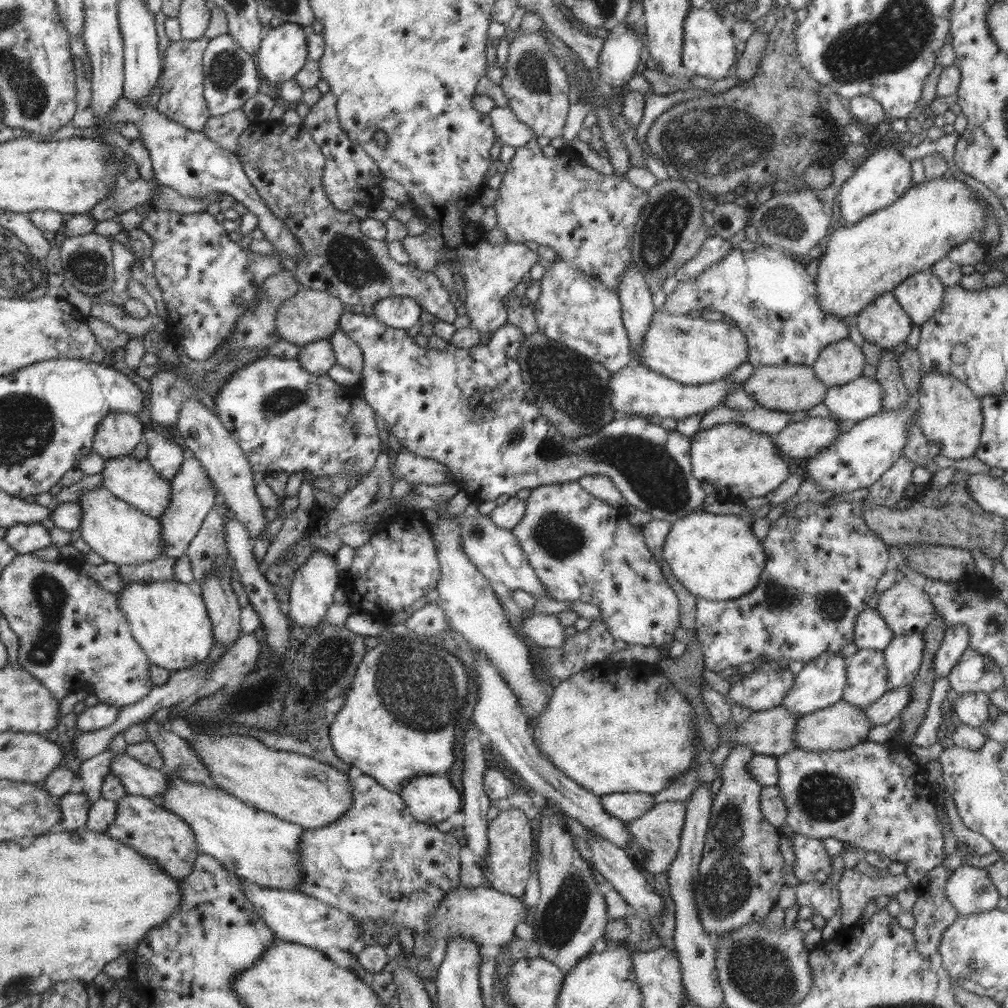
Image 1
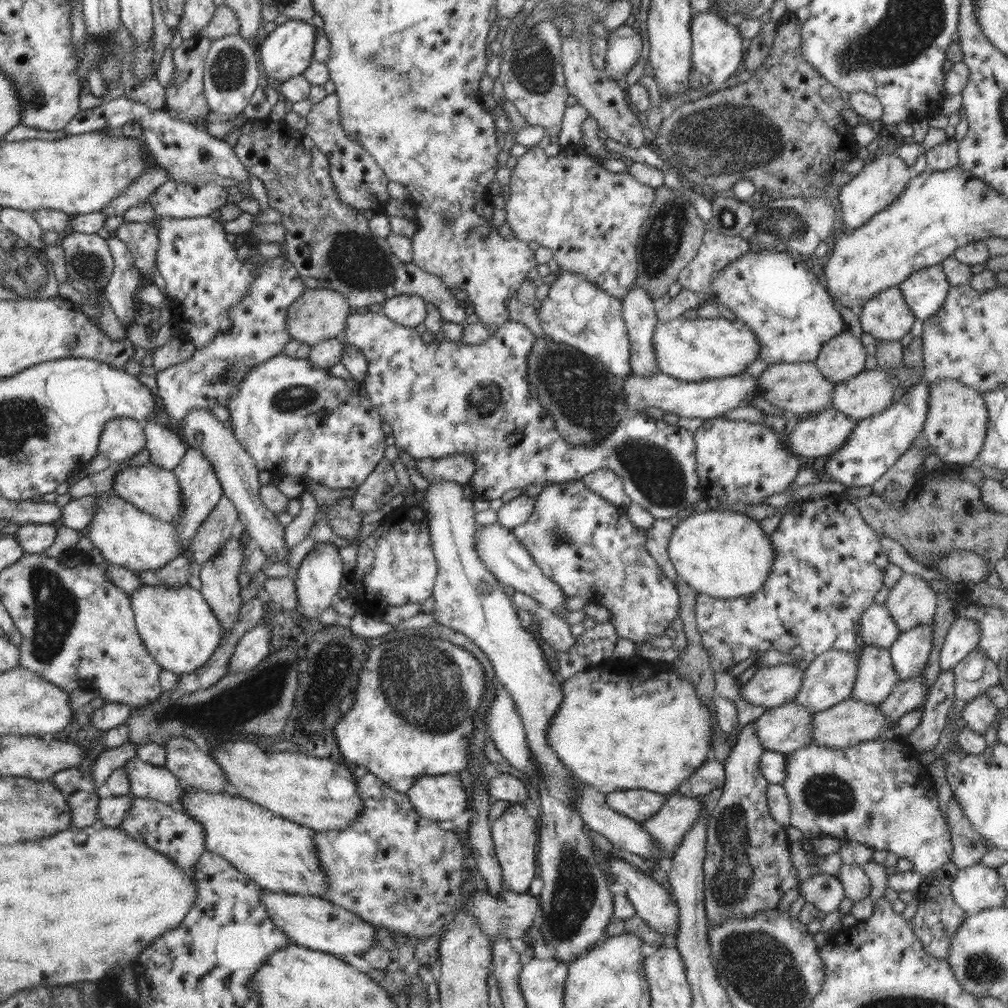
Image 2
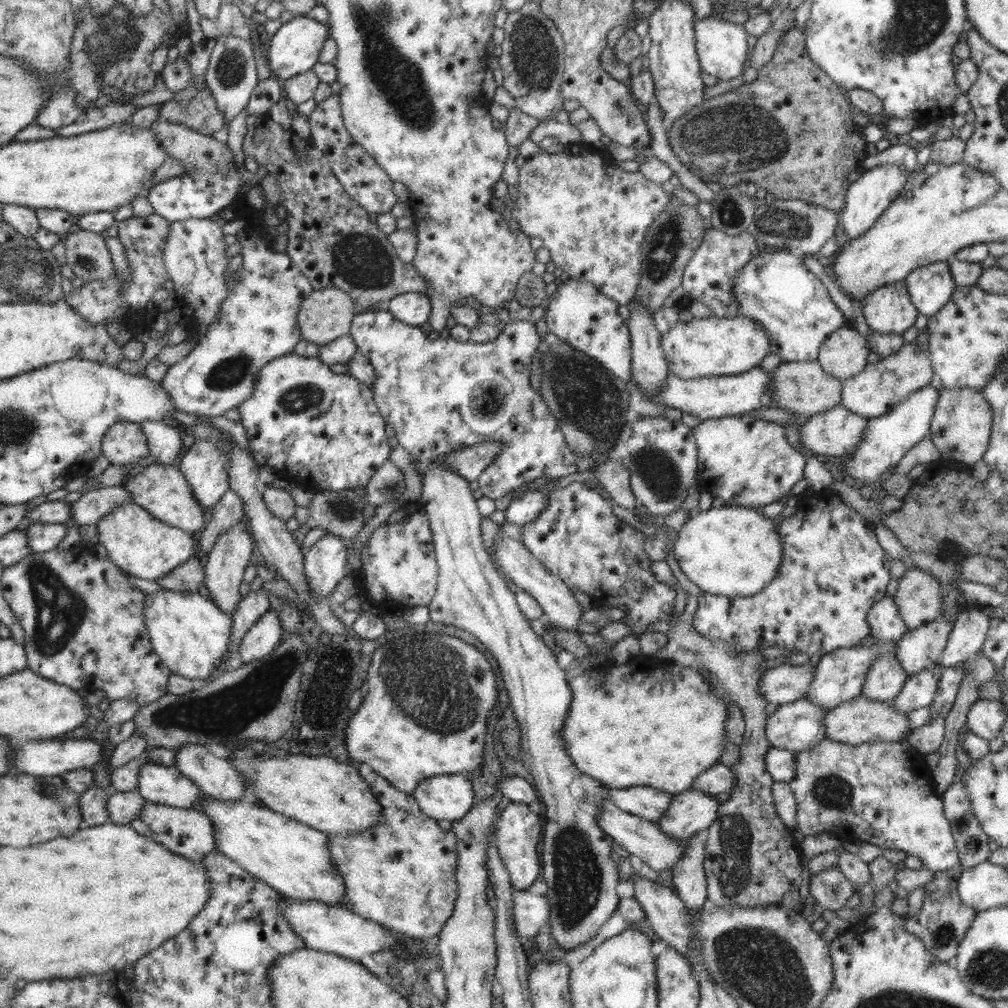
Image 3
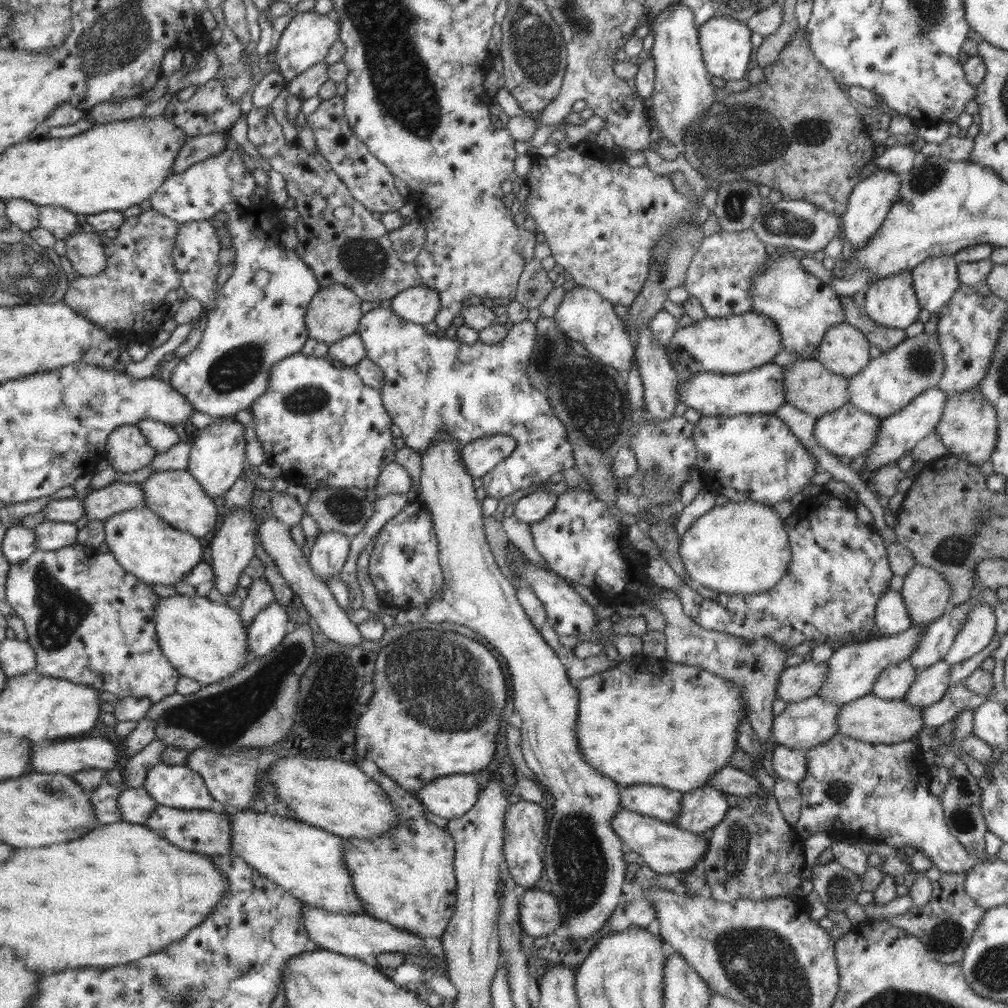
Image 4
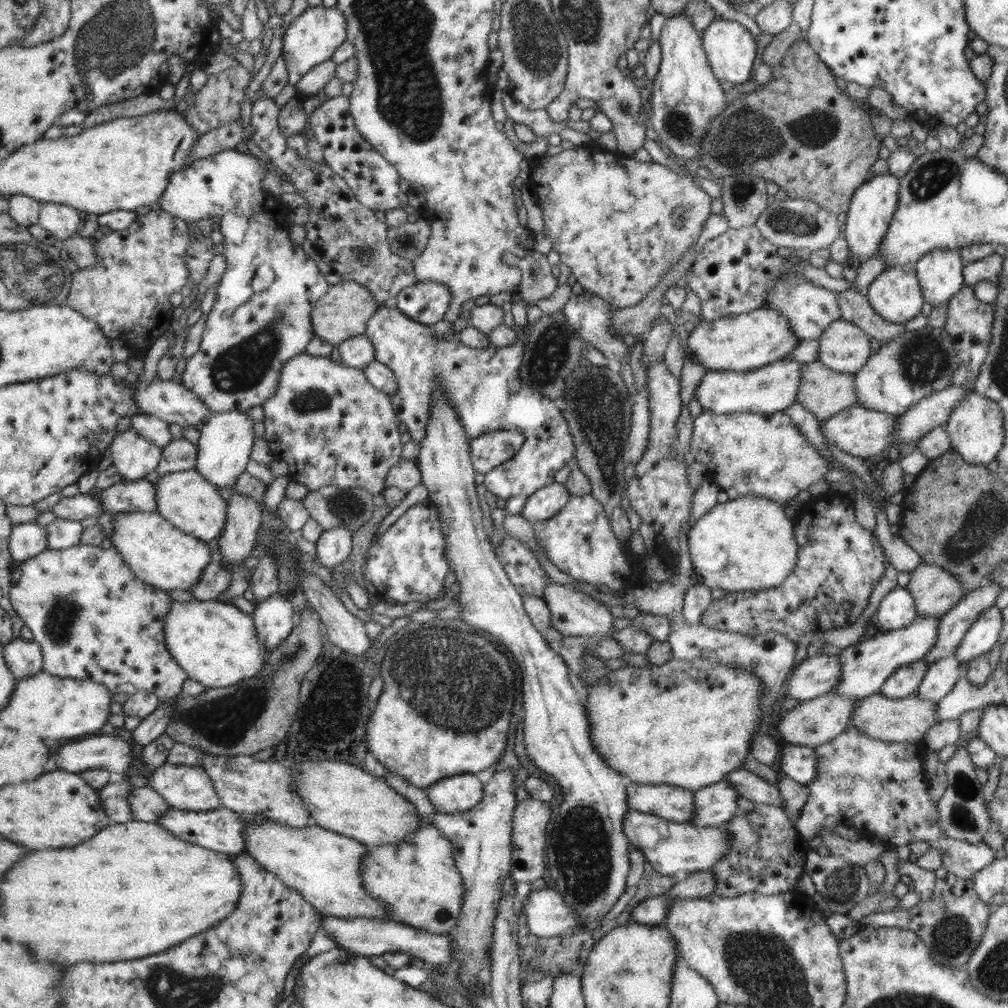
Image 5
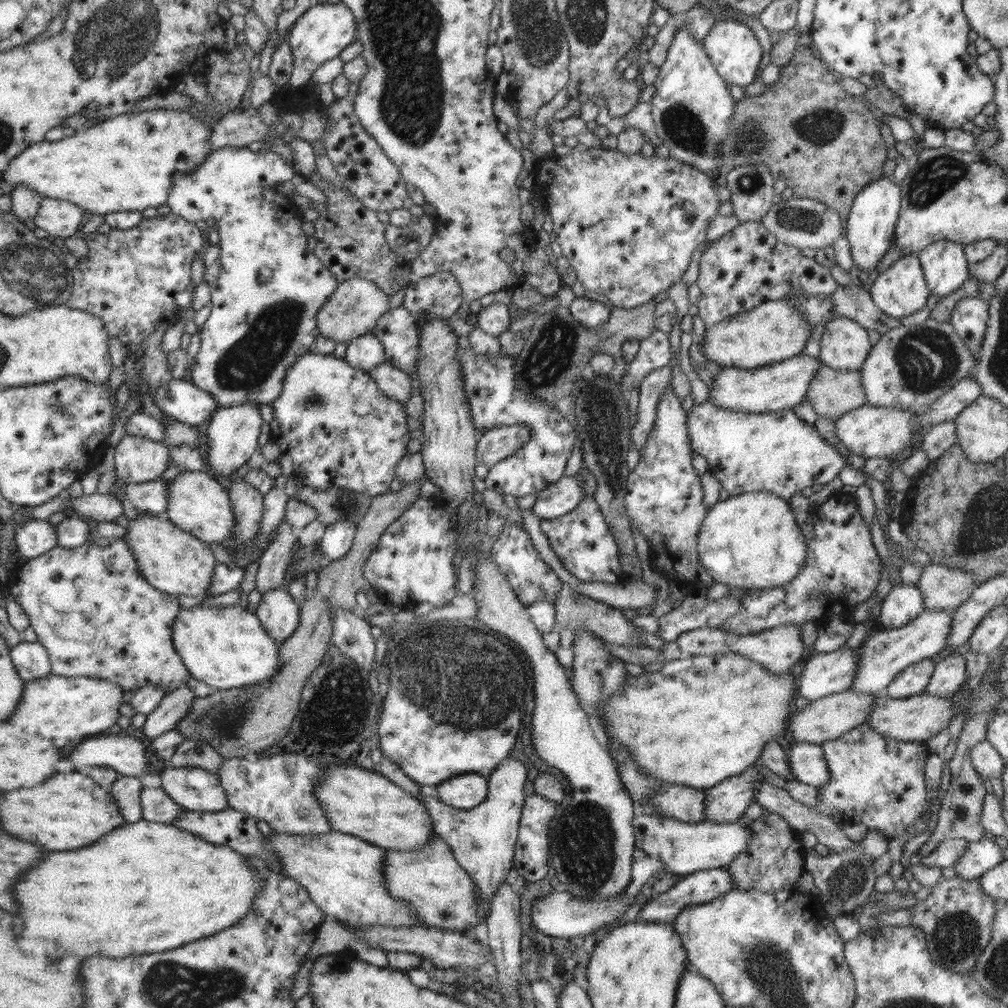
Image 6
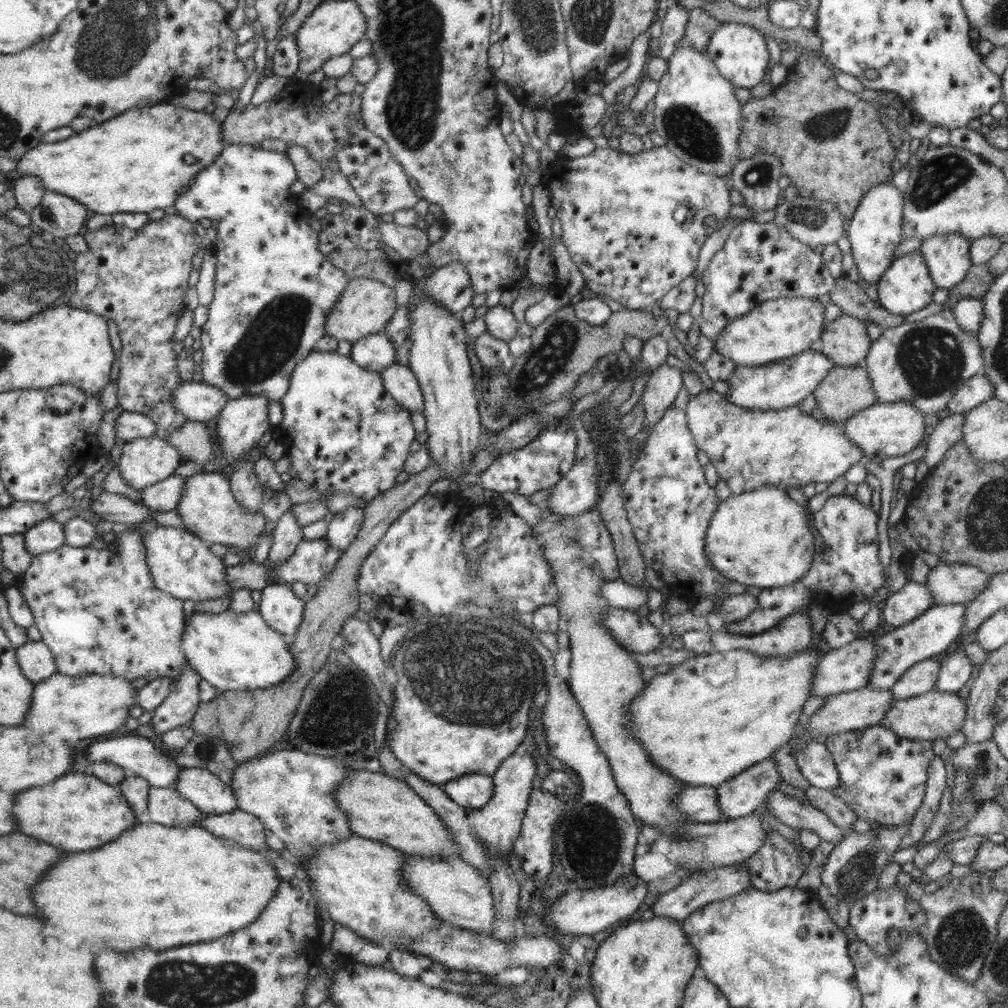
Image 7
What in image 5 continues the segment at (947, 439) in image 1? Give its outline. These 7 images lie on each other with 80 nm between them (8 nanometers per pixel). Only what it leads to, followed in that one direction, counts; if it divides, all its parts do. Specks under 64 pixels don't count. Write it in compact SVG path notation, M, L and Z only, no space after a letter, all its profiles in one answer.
M972 391L965 394L950 413L944 427L950 437L951 449L955 450L969 463L988 465L999 454L1004 444L1005 428L1003 414L998 402L986 399L984 396Z

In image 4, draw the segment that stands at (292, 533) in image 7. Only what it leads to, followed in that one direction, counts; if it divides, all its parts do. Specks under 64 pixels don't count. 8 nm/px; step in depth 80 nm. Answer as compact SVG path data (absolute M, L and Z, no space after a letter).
M259 574L259 577L257 579L254 579L251 586L248 590L248 596L244 598L242 608L238 610L238 615L240 615L240 619L242 619L242 623L246 625L246 627L250 627L250 624L252 624L252 621L254 621L254 618L258 613L262 612L264 608L266 608L266 605L270 605L272 601L275 600L275 596L272 591L272 587L266 580L265 576L263 574Z

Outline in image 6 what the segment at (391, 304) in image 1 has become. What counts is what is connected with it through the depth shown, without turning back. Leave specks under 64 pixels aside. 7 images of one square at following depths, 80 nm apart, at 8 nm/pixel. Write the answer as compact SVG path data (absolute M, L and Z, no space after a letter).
M451 272L415 278L405 286L403 307L417 316L453 318L462 304L461 288Z

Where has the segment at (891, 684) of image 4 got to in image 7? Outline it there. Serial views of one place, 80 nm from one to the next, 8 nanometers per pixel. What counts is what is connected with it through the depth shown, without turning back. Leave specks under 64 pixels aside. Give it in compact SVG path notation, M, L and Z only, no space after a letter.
M924 660L910 666L902 676L891 686L896 699L912 698L935 688L938 680L940 663L934 660Z

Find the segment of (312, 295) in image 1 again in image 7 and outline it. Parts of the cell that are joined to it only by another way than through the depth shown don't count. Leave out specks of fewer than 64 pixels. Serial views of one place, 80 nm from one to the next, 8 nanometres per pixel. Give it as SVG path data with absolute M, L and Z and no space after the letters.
M371 278L350 279L335 307L329 312L325 322L325 334L339 341L348 340L353 343L359 338L382 332L397 308L394 288Z

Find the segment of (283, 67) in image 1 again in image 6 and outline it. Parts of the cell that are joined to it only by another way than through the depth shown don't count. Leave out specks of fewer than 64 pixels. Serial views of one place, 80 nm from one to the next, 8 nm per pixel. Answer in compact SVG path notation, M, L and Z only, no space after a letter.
M342 2L312 3L291 27L286 37L290 45L293 69L289 84L295 87L304 87L311 78L311 74L321 65L339 56L348 44L355 40L356 19L350 9Z

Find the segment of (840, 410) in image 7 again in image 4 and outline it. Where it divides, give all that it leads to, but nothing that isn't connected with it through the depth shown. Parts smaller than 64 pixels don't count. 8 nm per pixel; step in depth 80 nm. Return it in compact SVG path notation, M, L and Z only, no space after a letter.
M802 359L783 368L785 404L791 404L816 419L849 402L848 378L830 372L814 359Z

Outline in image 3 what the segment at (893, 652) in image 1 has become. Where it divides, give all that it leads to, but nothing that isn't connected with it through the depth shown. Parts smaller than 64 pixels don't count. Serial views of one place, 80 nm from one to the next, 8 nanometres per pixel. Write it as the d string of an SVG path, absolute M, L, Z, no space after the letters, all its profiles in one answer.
M940 616L934 622L906 632L899 638L895 658L908 676L932 669L936 662L940 662L954 624L956 620L946 621Z

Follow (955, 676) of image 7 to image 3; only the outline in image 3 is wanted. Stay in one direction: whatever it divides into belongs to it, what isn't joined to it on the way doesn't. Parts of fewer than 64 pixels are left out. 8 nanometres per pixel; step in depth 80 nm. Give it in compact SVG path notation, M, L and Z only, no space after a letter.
M933 666L909 676L900 692L889 702L898 712L909 713L911 710L929 706L935 699L942 666Z

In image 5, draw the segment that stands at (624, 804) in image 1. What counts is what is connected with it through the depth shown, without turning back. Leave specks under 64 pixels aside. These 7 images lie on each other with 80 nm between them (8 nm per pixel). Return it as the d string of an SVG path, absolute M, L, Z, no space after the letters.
M627 781L628 806L676 822L688 822L694 814L694 790L666 784Z

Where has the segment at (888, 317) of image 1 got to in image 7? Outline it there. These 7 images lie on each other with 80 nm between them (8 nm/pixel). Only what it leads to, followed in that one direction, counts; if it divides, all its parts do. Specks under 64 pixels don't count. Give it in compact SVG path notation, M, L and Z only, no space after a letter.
M920 250L901 255L892 261L892 264L880 277L877 282L878 300L888 312L908 315L922 310L922 308L933 302L932 295L937 288L931 279L925 260Z

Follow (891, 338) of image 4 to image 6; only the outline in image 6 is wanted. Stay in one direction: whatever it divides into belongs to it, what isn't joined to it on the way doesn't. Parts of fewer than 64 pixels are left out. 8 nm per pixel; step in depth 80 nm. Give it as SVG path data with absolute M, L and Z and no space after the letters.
M838 285L829 297L835 304L836 316L851 318L866 330L876 330L882 335L884 332L888 332L888 329L895 329L901 325L900 319L884 314L874 304L871 294L862 291L860 285L852 285L852 287Z

